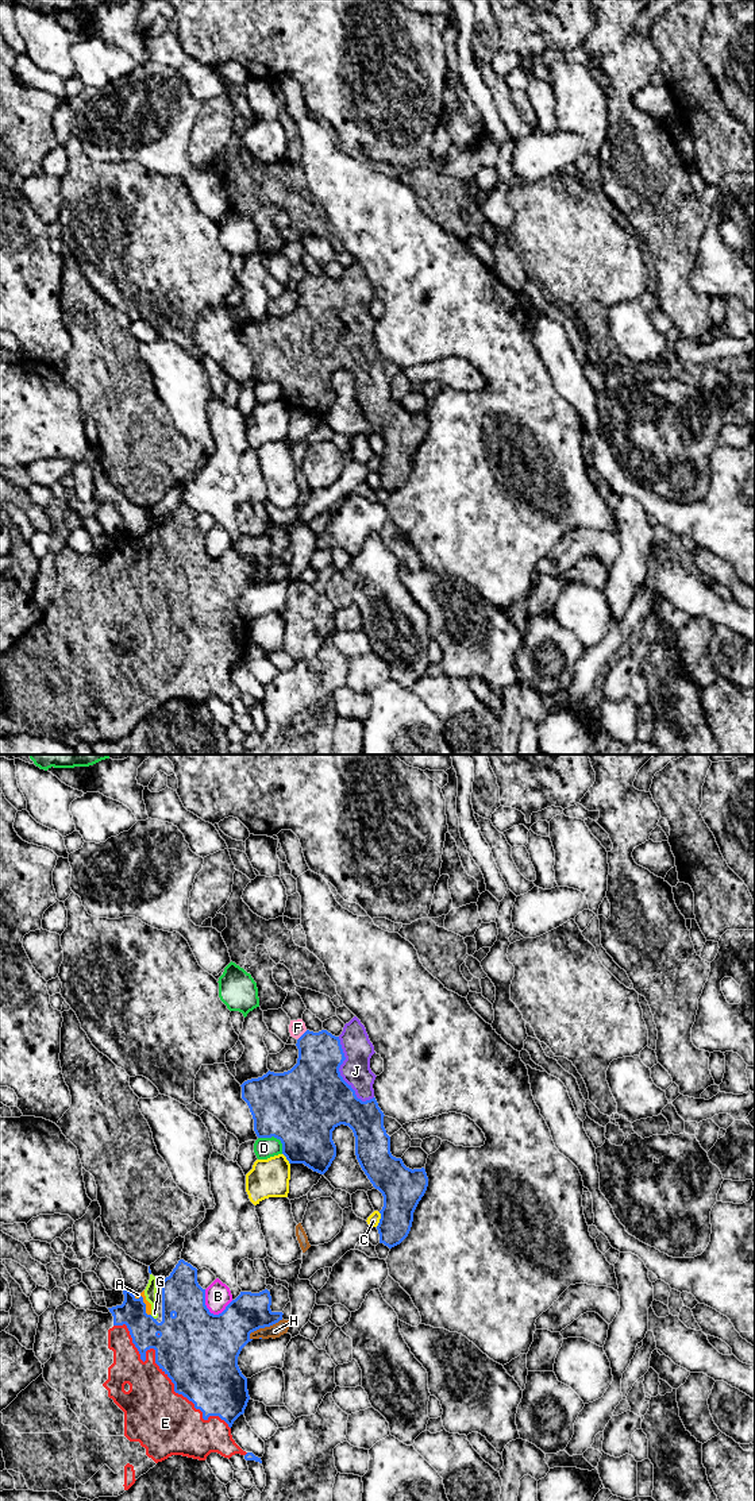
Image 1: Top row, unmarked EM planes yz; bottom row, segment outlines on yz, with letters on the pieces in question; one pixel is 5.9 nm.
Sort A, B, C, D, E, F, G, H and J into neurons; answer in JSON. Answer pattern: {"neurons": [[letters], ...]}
{"neurons": [["A", "E", "G", "J"], ["B"], ["C"], ["D"], ["F"], ["H"]]}

